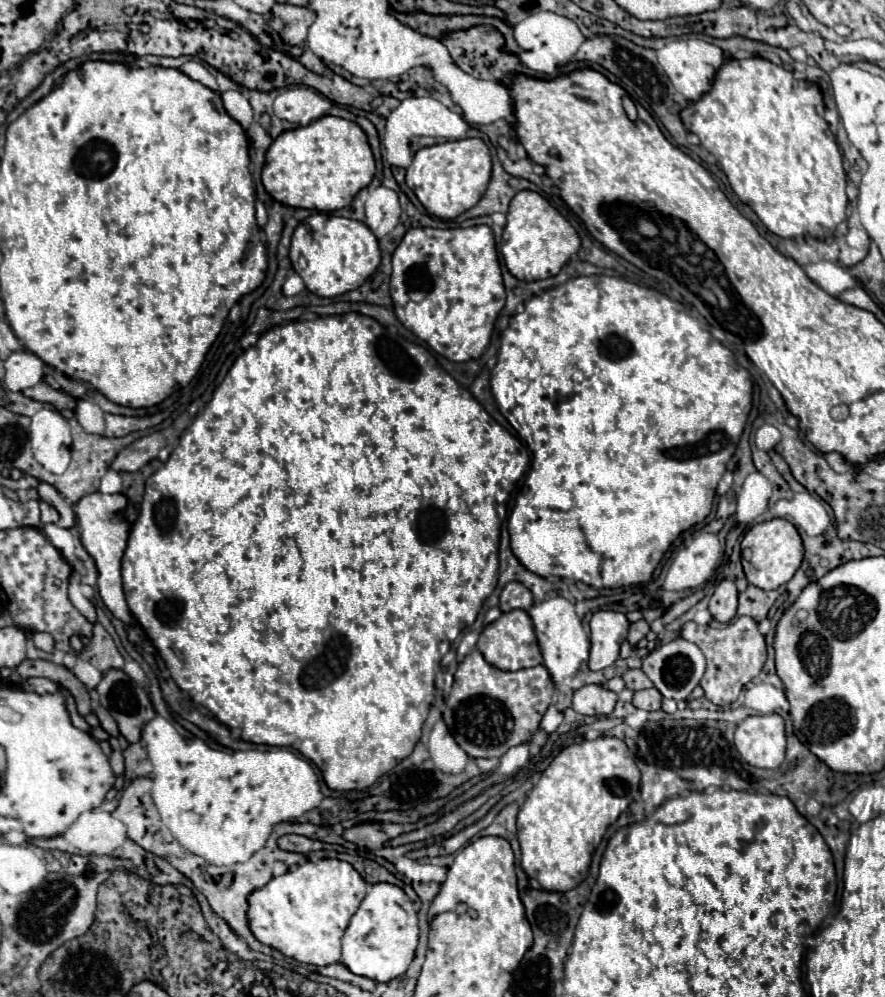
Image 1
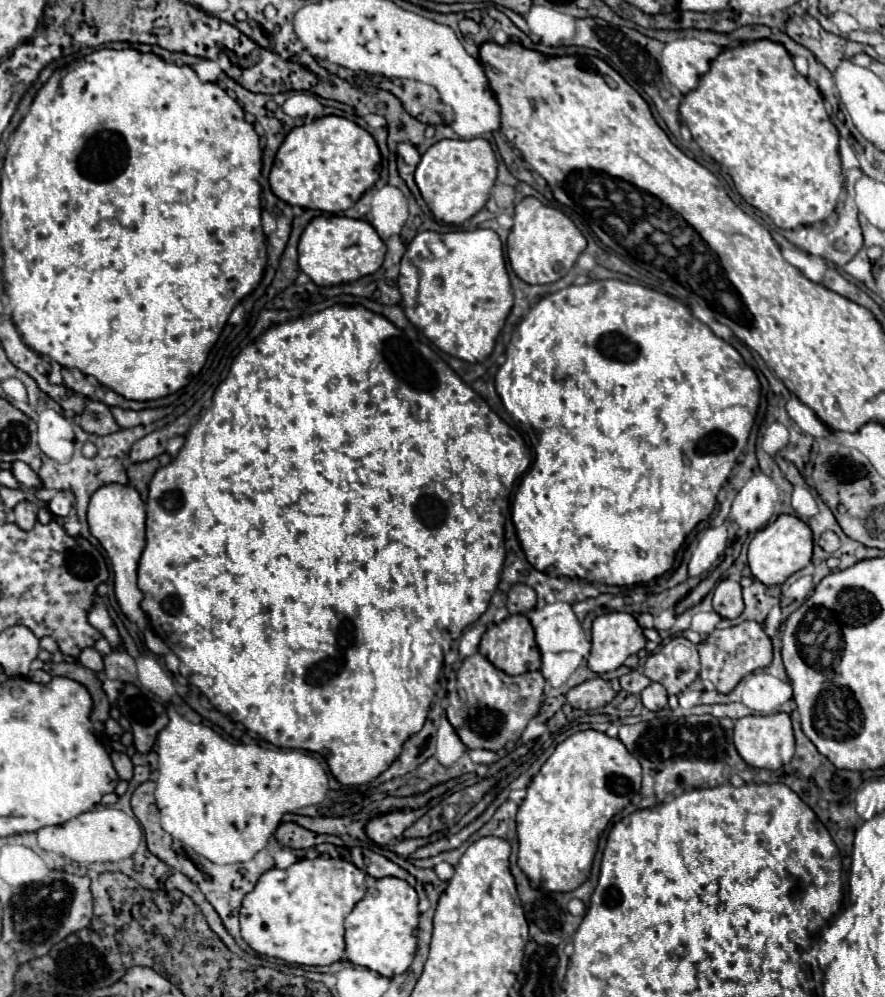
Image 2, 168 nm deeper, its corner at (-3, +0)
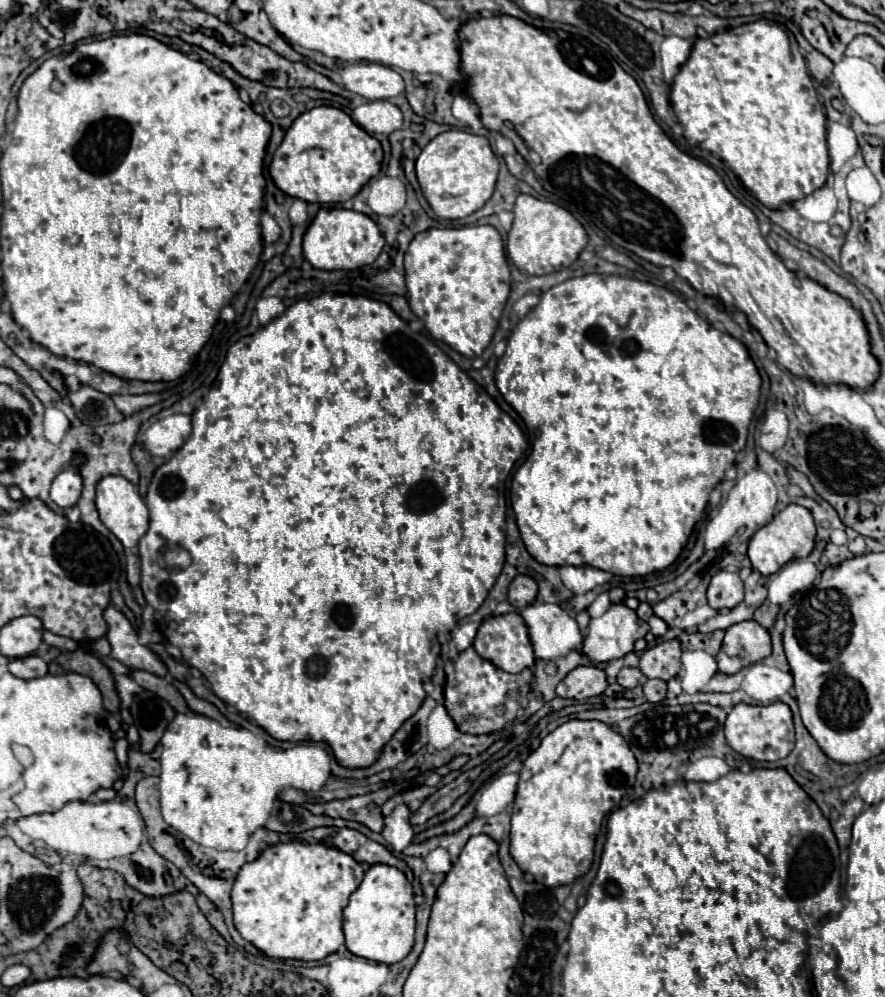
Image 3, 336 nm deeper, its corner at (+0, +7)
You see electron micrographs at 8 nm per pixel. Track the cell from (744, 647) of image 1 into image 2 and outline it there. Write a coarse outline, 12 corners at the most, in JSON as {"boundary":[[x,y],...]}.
{"boundary":[[762,624],[714,630],[698,644],[702,680],[730,694],[772,662]]}

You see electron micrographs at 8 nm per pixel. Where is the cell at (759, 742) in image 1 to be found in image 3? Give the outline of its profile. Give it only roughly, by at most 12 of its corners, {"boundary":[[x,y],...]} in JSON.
{"boundary":[[737,703],[729,747],[747,759],[783,759],[795,745],[791,709]]}

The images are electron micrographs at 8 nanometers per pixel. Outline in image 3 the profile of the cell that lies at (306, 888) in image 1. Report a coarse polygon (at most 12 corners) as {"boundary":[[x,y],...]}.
{"boundary":[[277,843],[233,883],[233,921],[273,959],[343,945],[363,867]]}

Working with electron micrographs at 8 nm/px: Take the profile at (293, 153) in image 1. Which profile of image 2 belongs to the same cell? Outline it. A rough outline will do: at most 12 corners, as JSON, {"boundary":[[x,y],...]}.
{"boundary":[[322,116],[294,128],[268,182],[290,206],[344,212],[380,176],[376,140]]}

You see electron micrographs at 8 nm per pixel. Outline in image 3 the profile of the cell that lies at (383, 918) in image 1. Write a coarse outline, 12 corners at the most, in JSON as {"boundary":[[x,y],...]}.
{"boundary":[[371,865],[343,909],[347,949],[385,965],[413,947],[407,877]]}

